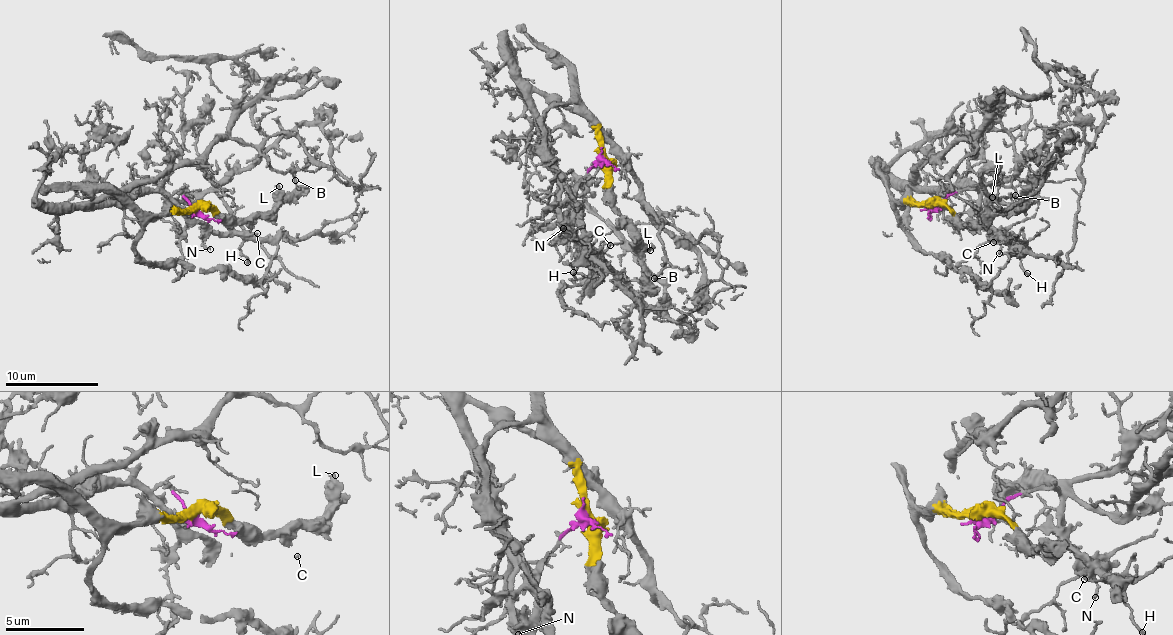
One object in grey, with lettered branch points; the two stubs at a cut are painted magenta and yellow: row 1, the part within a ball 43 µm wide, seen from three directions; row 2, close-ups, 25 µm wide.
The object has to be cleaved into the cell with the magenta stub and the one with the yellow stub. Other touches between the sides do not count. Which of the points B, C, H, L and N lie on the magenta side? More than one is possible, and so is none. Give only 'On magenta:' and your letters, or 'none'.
On magenta: B, C, H, N

